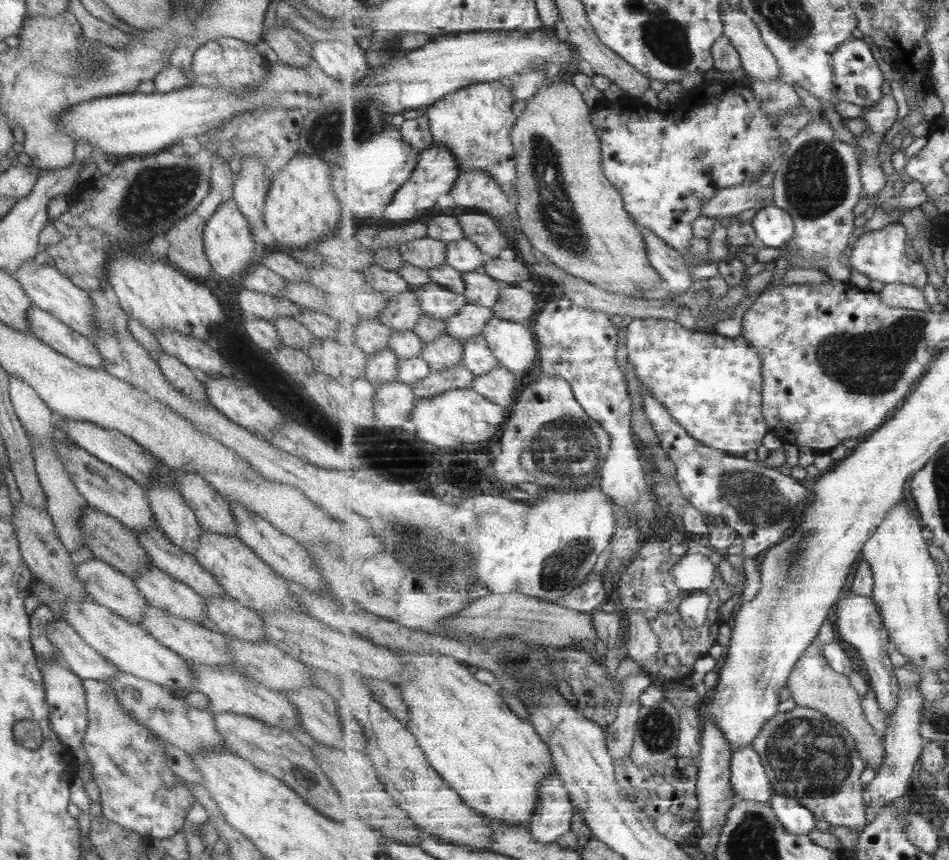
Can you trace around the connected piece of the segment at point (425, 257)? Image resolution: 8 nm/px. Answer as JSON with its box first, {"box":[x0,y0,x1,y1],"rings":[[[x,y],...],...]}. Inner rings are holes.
{"box":[403,236,449,269],"rings":[[[428,236],[406,243],[403,251],[409,264],[434,269],[447,263],[449,243]]]}

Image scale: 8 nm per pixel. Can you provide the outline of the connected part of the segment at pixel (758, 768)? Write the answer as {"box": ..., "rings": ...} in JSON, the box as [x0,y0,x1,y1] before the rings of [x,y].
{"box":[732,744,775,801],"rings":[[[752,744],[734,751],[732,786],[741,801],[772,801],[775,794],[772,780],[762,756]]]}

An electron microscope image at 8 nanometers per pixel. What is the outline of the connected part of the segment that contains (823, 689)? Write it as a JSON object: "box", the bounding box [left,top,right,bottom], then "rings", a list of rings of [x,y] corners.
{"box":[789,641,887,771],"rings":[[[816,641],[807,653],[800,659],[796,670],[791,676],[789,686],[792,697],[797,705],[807,706],[827,714],[832,720],[841,722],[847,726],[848,730],[855,736],[859,751],[867,760],[869,767],[879,771],[883,766],[884,759],[887,757],[887,745],[885,739],[877,732],[867,717],[867,711],[863,705],[863,695],[853,685],[851,677],[840,674],[831,665],[825,653],[825,648],[819,641]]]}

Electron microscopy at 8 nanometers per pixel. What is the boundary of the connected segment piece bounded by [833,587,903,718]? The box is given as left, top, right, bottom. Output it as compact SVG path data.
M849 587L844 597L837 603L836 614L833 624L848 644L858 650L858 656L862 658L868 668L871 678L871 687L876 691L882 708L890 715L895 714L901 701L901 690L903 689L896 676L896 668L890 658L890 645L894 644L891 632L887 629L886 619L883 617L882 606L872 597L855 594Z

